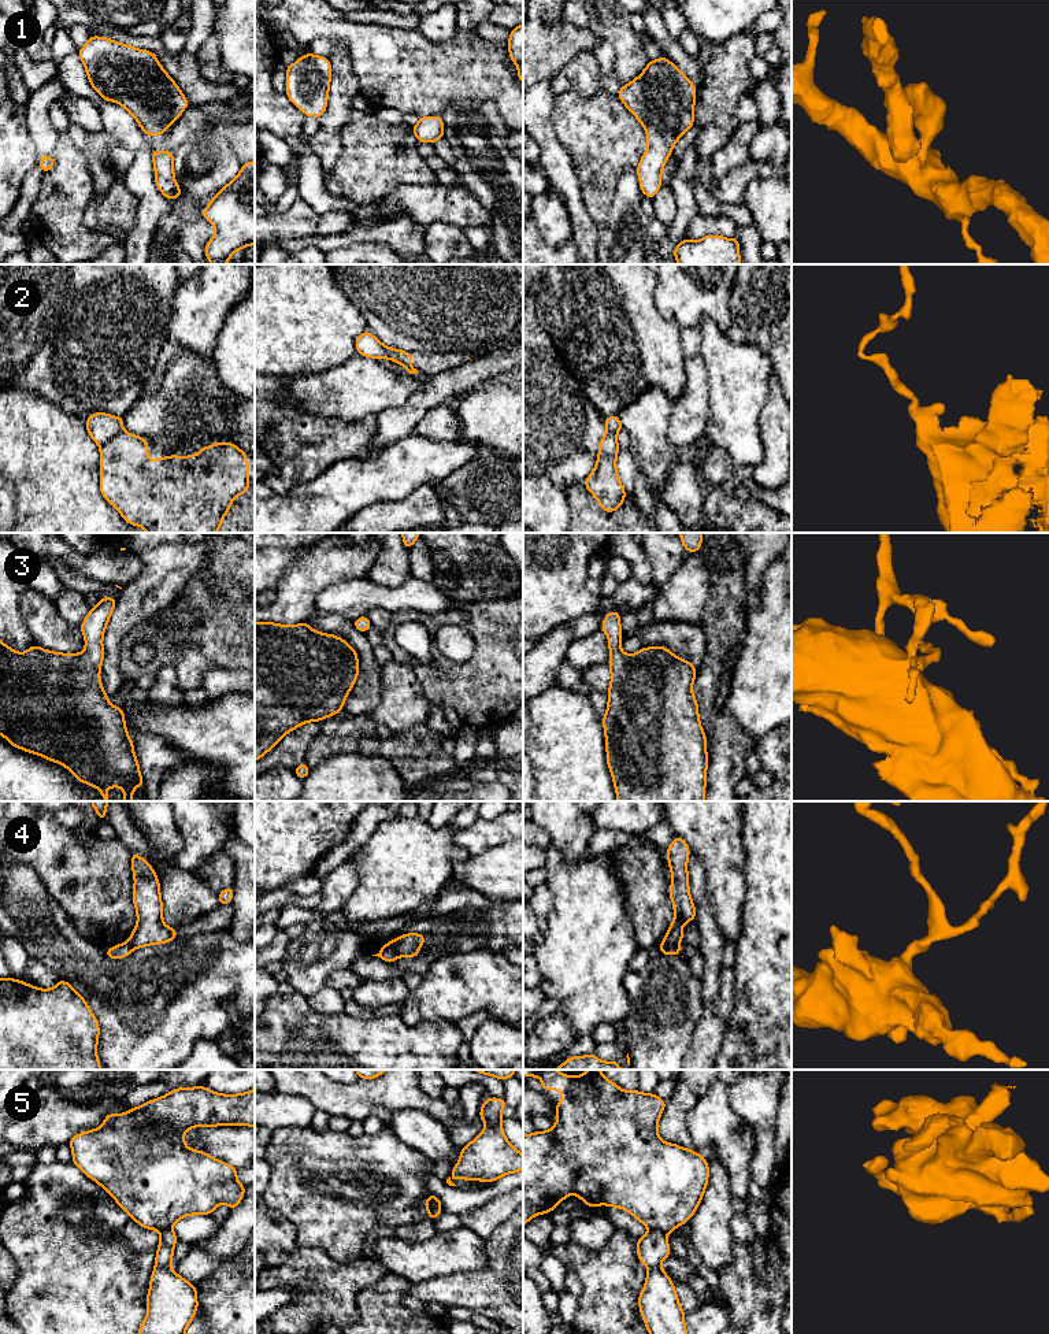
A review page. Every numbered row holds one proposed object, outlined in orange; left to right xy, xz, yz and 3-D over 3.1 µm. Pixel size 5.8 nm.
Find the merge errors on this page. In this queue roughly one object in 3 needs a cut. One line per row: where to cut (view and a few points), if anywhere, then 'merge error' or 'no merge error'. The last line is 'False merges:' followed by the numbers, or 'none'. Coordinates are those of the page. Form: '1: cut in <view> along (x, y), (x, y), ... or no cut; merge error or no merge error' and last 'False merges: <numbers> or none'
1: no cut; no merge error
2: cut in xy along (122, 430), (100, 448); merge error
3: no cut; no merge error
4: cut in xz along (397, 940), (396, 956); merge error
5: cut in yz along (649, 1229), (658, 1229), (666, 1234); merge error
False merges: 2, 4, 5

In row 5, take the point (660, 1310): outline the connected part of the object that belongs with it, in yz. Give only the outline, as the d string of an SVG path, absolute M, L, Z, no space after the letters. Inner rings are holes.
M649 1230L637 1241L637 1255L648 1270L638 1305L649 1334L687 1334L686 1313L681 1308L671 1278L660 1266L671 1255L667 1234Z

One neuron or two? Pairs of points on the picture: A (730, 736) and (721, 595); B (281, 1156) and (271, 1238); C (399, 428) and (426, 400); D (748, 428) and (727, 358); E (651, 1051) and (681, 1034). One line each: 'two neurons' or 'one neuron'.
A: one neuron
B: two neurons
C: one neuron
D: one neuron
E: one neuron

